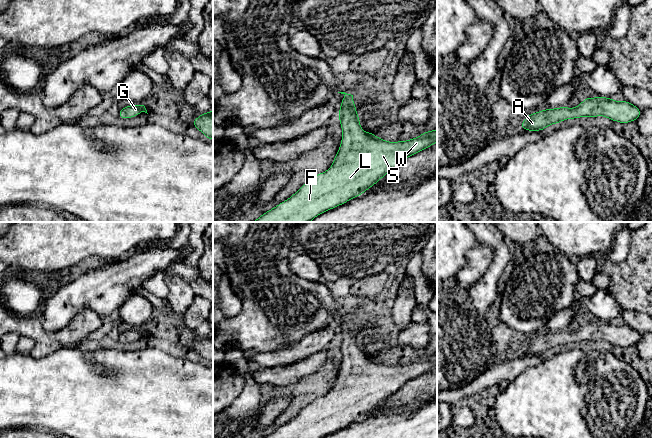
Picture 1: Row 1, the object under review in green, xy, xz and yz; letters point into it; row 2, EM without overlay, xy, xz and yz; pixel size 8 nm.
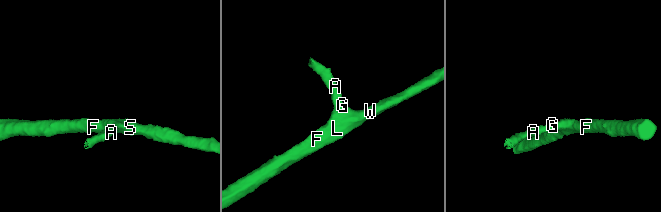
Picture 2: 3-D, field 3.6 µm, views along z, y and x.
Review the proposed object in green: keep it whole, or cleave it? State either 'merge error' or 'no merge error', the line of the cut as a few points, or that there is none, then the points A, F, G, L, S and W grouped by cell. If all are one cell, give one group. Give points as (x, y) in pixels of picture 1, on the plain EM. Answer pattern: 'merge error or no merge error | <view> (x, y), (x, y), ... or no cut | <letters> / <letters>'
no merge error | no cut | A F G L S W

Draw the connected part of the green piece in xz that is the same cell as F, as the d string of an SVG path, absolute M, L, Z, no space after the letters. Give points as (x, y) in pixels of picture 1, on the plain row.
M338 316L344 319L338 336L343 360L341 369L334 380L332 390L325 396L315 399L312 403L303 408L299 414L284 426L263 438L322 438L327 434L345 428L351 422L356 422L374 410L386 398L397 392L408 381L425 374L437 366L437 353L423 356L419 361L406 365L388 366L375 360L372 355L366 357L360 350L360 342L357 339L353 319L345 316Z

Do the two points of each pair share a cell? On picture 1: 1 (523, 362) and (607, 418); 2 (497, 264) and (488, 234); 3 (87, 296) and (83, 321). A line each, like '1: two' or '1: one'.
1: two
2: one
3: two

